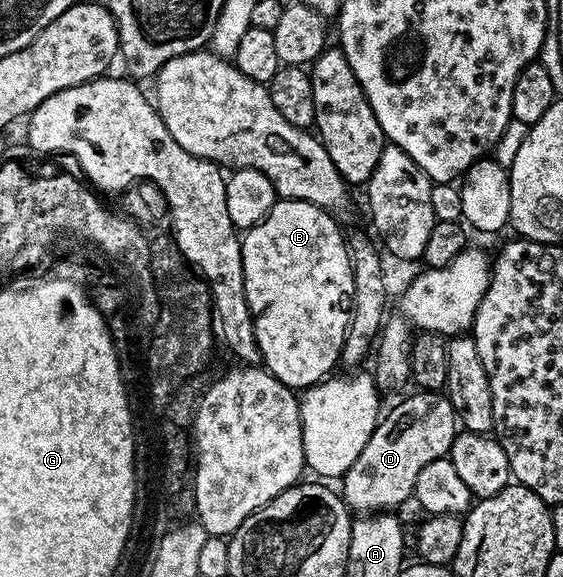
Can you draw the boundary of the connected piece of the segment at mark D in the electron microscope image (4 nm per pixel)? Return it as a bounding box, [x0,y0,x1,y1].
[343,391,459,515]

